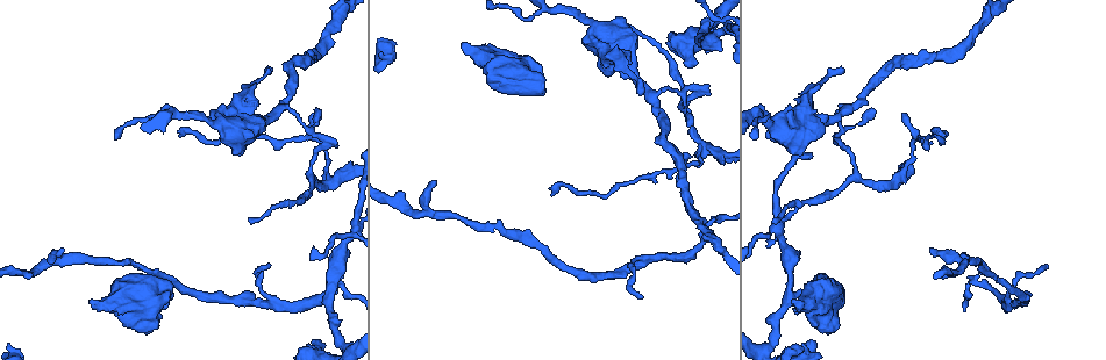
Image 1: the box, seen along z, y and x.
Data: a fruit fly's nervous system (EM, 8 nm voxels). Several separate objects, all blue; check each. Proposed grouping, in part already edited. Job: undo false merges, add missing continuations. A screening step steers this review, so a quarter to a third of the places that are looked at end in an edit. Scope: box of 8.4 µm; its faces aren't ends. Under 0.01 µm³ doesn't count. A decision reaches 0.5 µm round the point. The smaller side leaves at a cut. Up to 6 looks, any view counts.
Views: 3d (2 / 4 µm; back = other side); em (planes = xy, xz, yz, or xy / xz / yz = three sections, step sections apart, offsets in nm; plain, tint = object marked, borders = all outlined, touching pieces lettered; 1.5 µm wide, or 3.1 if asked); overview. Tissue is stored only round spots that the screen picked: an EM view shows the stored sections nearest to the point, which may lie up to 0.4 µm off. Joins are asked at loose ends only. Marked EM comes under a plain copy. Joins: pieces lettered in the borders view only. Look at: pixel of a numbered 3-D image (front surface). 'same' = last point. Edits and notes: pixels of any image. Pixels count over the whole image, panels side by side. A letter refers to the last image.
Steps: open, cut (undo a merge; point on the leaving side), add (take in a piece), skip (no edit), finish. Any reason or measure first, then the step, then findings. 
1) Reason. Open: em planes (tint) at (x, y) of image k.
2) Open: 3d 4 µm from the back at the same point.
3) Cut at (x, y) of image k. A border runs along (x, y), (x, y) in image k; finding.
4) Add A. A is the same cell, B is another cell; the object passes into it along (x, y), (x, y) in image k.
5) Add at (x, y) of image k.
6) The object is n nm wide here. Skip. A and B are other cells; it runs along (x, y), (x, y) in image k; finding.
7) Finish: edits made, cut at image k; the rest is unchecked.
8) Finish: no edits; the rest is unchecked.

Abrupt turn. Open: em planes (borders) at (971, 283) of image 1.

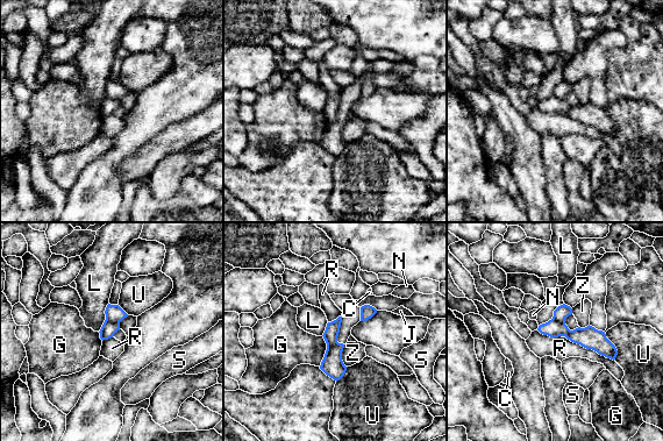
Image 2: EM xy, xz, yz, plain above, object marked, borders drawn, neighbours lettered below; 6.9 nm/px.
Cut at (330, 334) of image 2. C, G, J, L, N, R, S, U and Z are other cells; a border runs along (337, 342), (327, 347) in image 2; two neurons meet here.

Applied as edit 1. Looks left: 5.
Open: em 3.1 µm planes (borders) at (830, 330) of image 1.

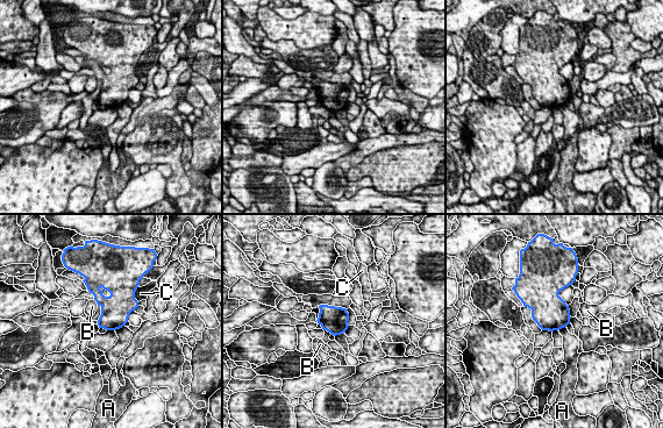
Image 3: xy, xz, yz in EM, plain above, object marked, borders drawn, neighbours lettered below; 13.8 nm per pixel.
Skip. A, B and C are other cells; a border runs along (565, 326), (558, 330) in image 3; none of them fits.

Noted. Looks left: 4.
Finish: edits made, cut at image 2; the rest is unchecked.

